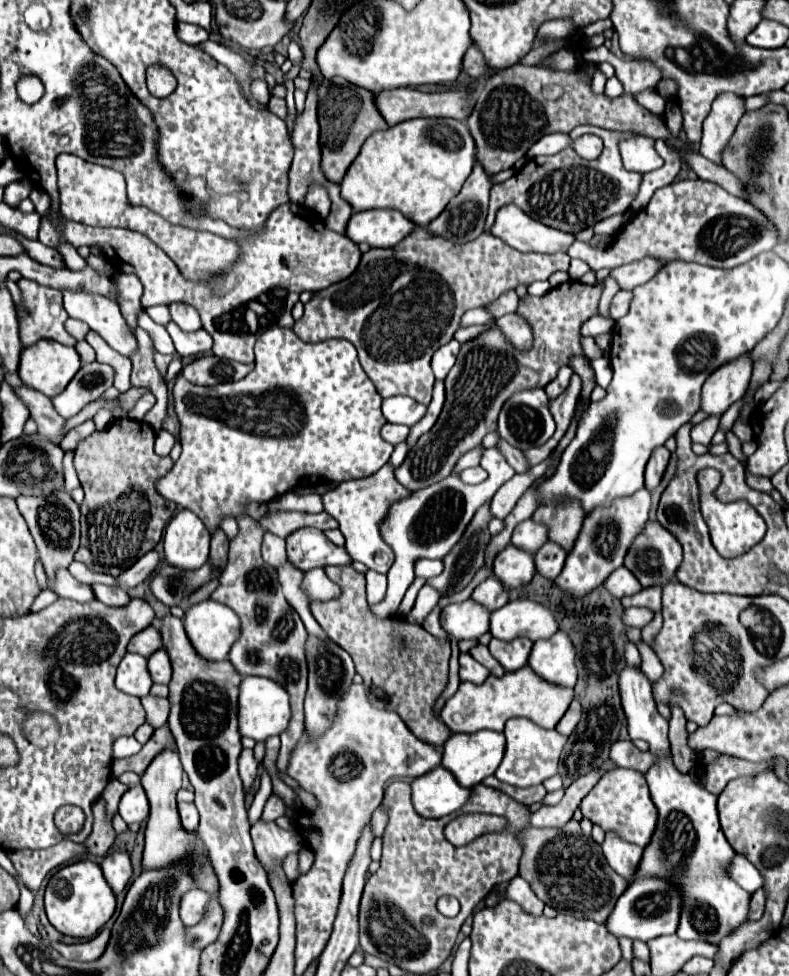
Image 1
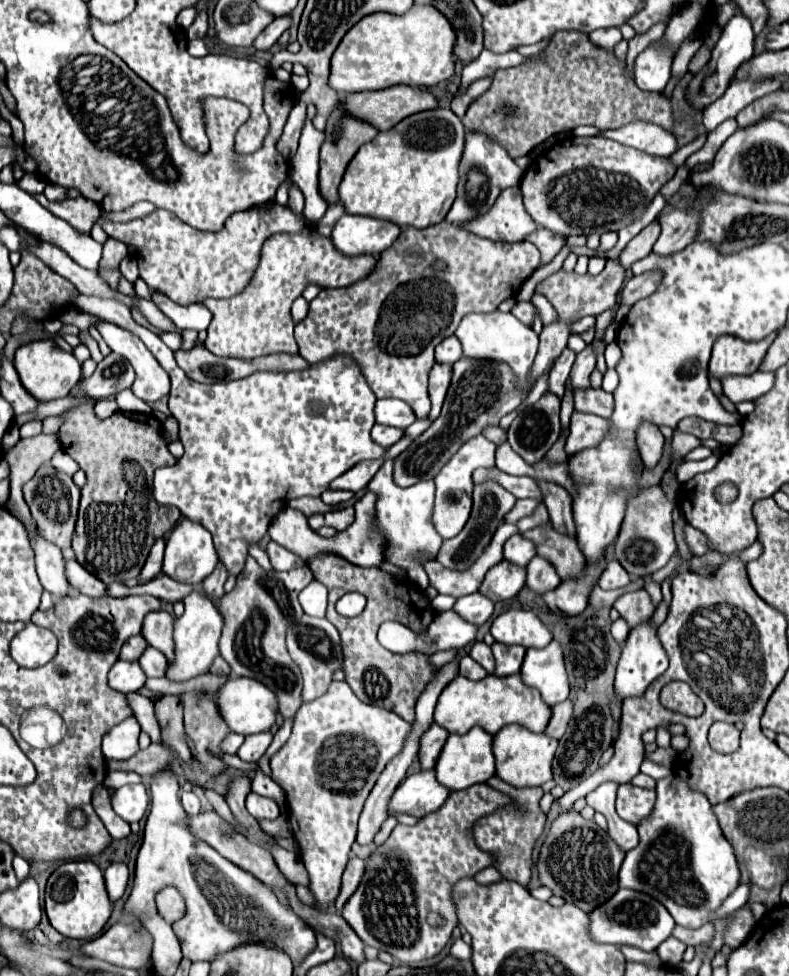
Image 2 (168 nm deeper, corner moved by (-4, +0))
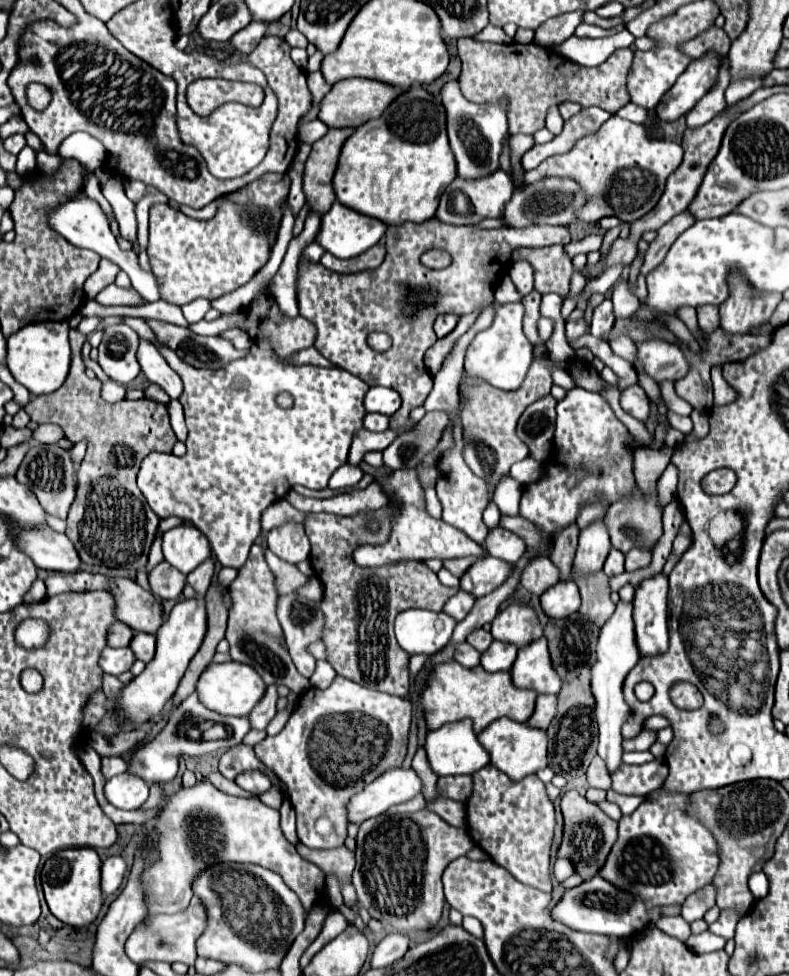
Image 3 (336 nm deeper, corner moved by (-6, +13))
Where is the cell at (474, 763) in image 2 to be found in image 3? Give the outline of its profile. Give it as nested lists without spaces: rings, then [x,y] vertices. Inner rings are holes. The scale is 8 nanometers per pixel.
[[[469,719],[457,721],[457,723],[445,723],[443,727],[439,727],[435,731],[427,731],[423,747],[425,747],[425,753],[427,753],[429,767],[439,777],[447,777],[447,775],[473,775],[475,771],[479,771],[481,767],[485,767],[489,763],[489,755],[479,745],[477,735],[473,733],[473,727],[471,727]]]

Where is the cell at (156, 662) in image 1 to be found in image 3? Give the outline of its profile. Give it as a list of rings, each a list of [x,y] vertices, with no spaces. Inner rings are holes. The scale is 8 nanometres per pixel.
[[[135,633],[129,647],[131,647],[131,651],[135,653],[137,659],[141,659],[143,663],[149,663],[155,655],[155,635]]]

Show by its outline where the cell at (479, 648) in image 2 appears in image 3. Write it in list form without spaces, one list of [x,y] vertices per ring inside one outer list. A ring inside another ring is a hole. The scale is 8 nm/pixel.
[[[477,629],[477,631],[473,631],[473,633],[467,637],[467,643],[469,643],[471,647],[475,647],[479,653],[485,651],[485,649],[491,645],[491,641],[493,641],[493,637],[491,637],[491,633],[485,631],[485,629]]]

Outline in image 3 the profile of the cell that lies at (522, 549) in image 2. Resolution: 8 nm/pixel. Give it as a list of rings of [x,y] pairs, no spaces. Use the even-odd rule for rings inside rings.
[[[501,527],[491,529],[489,535],[485,537],[483,545],[485,545],[485,549],[489,551],[491,557],[503,559],[507,563],[517,563],[521,559],[521,555],[525,553],[525,549],[527,549],[523,539],[517,539],[513,533],[509,533]]]

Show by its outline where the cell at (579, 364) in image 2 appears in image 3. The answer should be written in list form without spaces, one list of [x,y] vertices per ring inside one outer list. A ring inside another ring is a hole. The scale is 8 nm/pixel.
[[[605,299],[601,305],[597,305],[593,309],[593,319],[591,319],[591,335],[595,335],[597,339],[601,339],[615,323],[615,315],[613,315],[613,303],[611,299]]]

